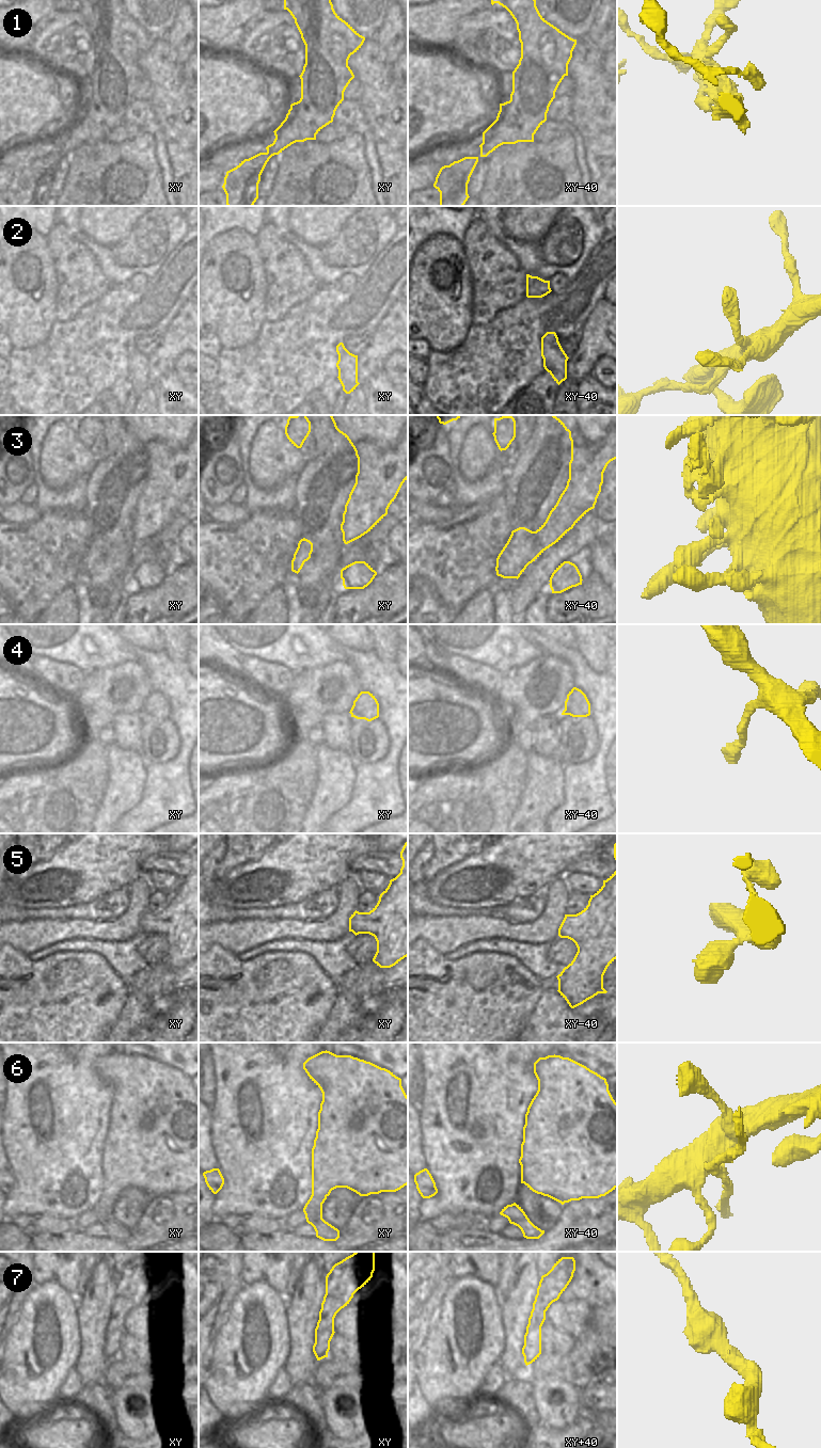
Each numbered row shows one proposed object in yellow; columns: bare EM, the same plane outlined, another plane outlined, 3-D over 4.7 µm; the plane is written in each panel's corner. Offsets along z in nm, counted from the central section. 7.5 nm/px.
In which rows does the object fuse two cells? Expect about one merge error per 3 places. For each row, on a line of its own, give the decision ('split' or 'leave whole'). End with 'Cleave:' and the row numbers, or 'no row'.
1: split
2: leave whole
3: leave whole
4: leave whole
5: leave whole
6: split
7: leave whole
Cleave: 1, 6

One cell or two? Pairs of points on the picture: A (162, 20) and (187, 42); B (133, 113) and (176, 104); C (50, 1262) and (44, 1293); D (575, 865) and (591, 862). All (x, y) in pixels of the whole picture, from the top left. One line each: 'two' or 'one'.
A: two
B: two
C: two
D: one

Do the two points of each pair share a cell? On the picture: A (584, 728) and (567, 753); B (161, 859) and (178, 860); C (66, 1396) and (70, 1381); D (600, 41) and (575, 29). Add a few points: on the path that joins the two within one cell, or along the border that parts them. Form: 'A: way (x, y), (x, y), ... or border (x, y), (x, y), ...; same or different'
A: way (579, 734), (578, 743), (573, 747); same
B: way (166, 860), (174, 860); same
C: way (67, 1393), (70, 1384); same
D: border (596, 11), (593, 17), (593, 25), (582, 38); different

